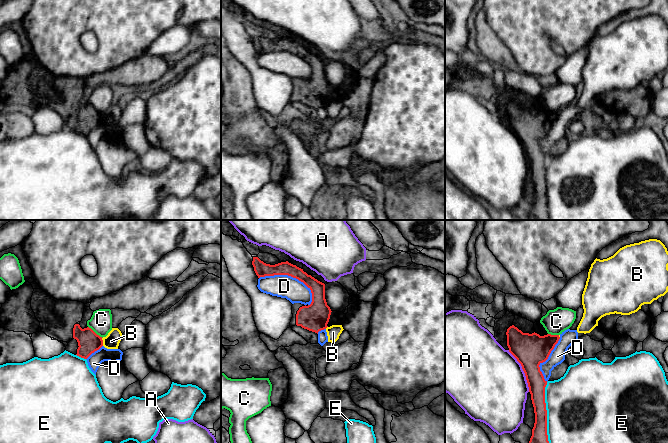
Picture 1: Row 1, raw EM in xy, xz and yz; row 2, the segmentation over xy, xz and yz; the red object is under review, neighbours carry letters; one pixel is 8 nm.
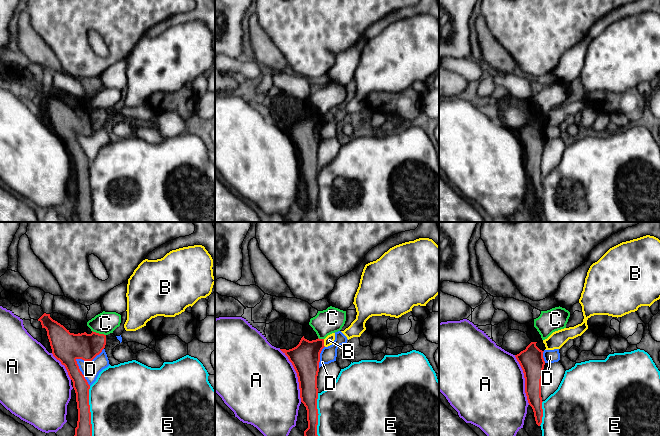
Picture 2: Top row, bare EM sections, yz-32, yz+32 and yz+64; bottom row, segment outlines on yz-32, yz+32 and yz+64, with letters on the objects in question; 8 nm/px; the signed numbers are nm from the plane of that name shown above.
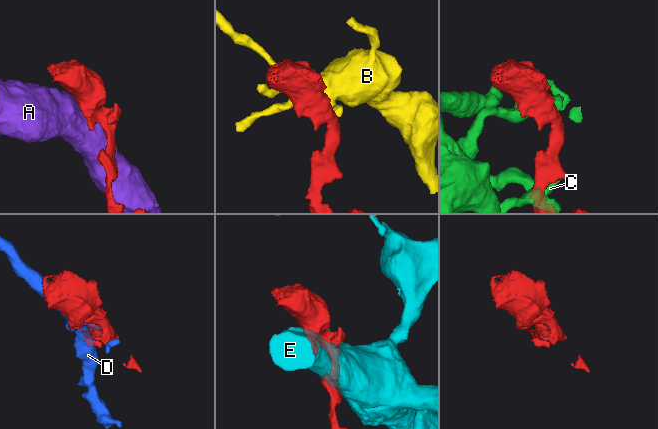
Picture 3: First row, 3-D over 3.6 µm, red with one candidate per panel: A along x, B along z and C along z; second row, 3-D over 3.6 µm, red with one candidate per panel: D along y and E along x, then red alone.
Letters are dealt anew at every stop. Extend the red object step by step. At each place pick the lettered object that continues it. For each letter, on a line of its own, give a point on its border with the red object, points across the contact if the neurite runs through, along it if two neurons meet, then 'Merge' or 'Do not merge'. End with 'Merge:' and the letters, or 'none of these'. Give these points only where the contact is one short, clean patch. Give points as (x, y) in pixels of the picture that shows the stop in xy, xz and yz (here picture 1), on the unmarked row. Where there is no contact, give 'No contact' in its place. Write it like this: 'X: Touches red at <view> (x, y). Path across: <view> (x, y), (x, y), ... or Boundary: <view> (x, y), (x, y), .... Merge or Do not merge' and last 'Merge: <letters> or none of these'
A: Touches red at yz (523, 146). Do not merge
B: Touches red at xy (102, 118). Boundary: xy (101, 114), (103, 121). Do not merge
C: Touches red at xy (94, 108). Do not merge
D: Touches red at xz (290, 51). Do not merge
E: Touches red at yz (546, 189). Do not merge
Merge: none of these

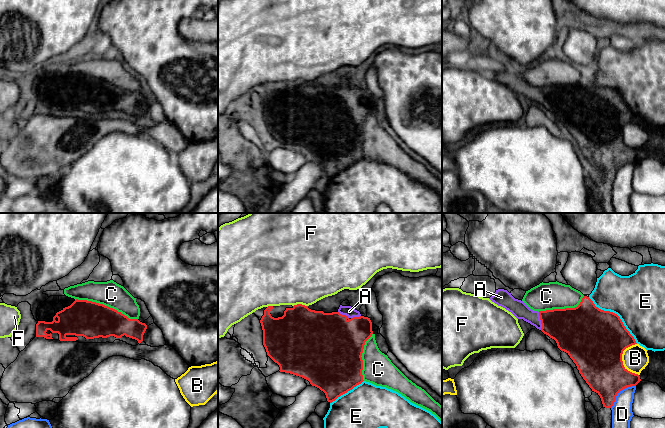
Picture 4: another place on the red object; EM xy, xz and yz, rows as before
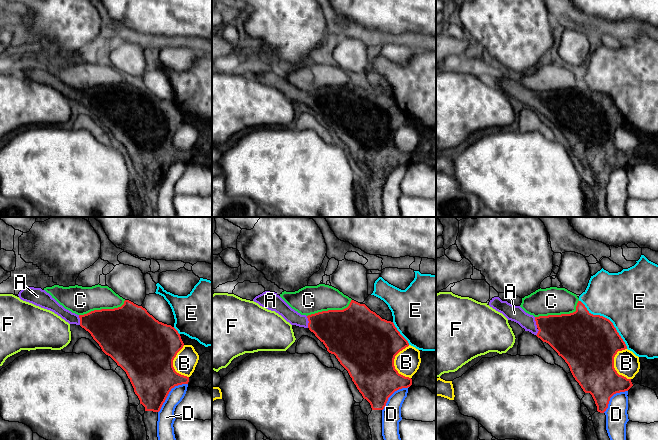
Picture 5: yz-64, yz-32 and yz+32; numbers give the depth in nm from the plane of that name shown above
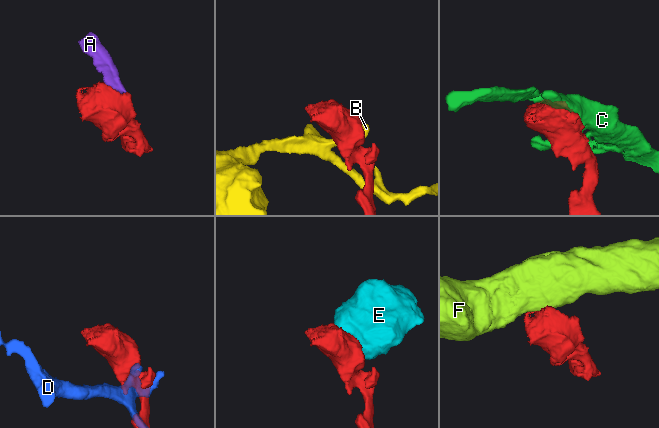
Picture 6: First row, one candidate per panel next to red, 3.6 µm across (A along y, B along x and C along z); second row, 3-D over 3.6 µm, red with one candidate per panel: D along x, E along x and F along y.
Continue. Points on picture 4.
A: Touches red at yz (541, 97). Path across: yz (571, 104), (541, 97), (529, 92), (518, 84). Merge
B: Touches red at yz (621, 136). Do not merge
C: Touches red at xy (106, 82). Do not merge
D: Touches red at yz (619, 167). Do not merge
E: Touches red at yz (616, 90). Do not merge
F: Touches red at xz (300, 80). Boundary: xz (307, 81), (295, 80), (293, 82). Do not merge
Merge: A

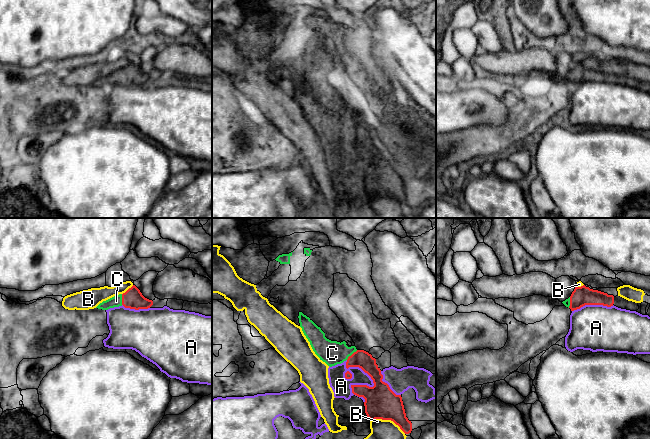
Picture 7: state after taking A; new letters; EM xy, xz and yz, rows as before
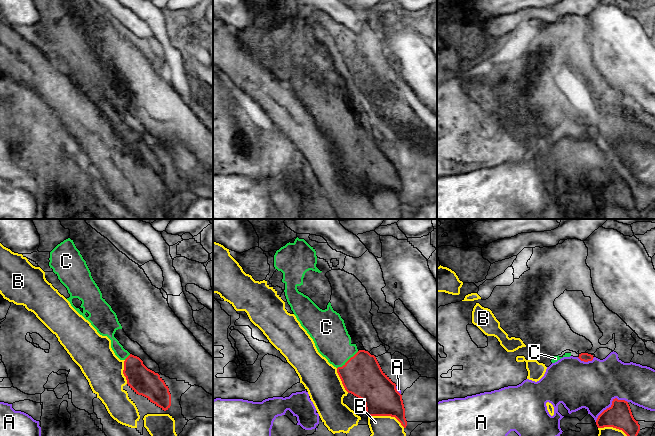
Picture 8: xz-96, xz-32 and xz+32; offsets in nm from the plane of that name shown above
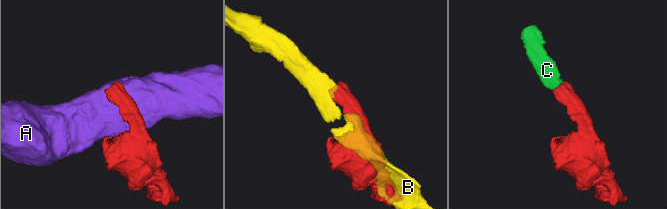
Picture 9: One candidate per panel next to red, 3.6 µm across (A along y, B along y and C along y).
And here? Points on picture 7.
A: Touches red at xz (371, 163). Do not merge
B: Touches red at xz (388, 195). Do not merge
C: Touches red at xz (352, 130). Path across: xz (362, 135), (356, 134), (352, 130), (332, 129). Merge
Merge: C

